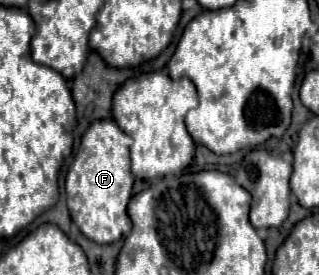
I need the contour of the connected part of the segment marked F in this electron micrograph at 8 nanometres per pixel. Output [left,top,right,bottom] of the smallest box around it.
[67,119,133,243]

